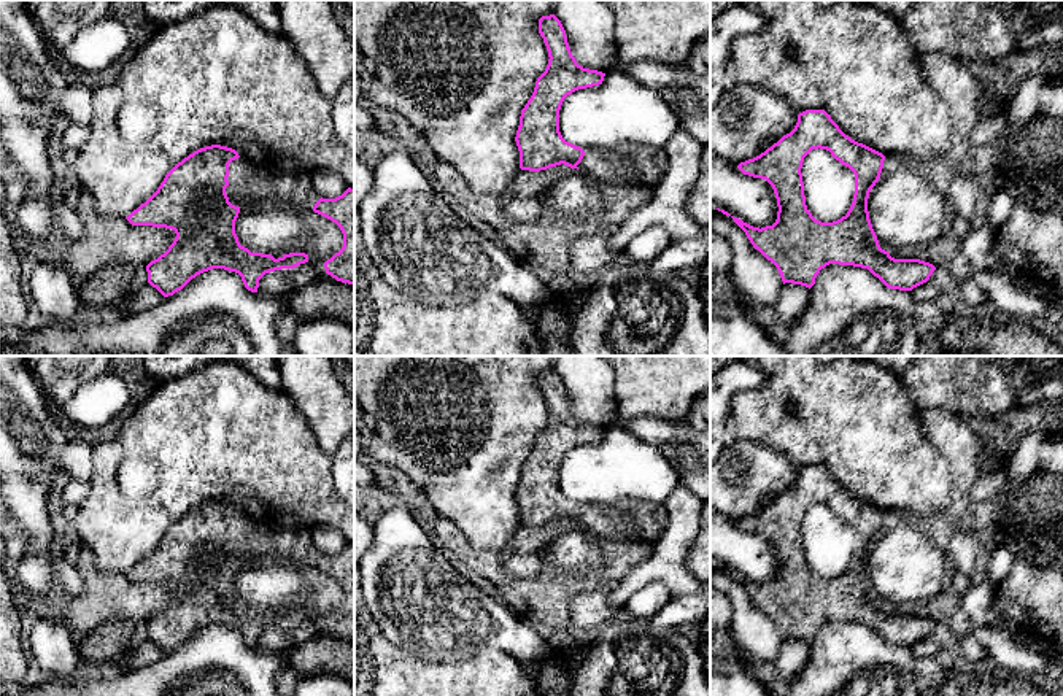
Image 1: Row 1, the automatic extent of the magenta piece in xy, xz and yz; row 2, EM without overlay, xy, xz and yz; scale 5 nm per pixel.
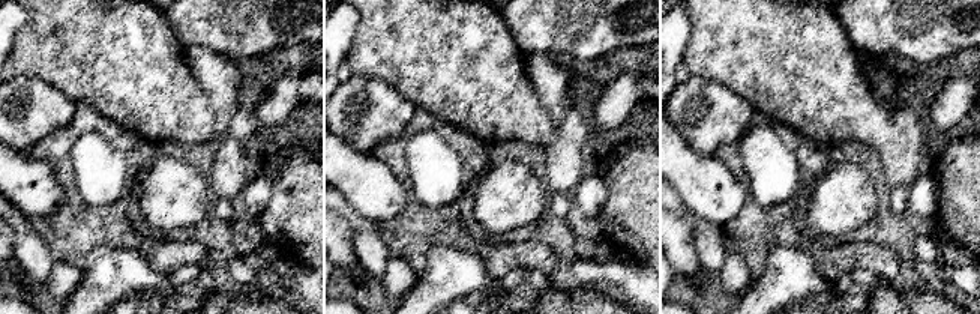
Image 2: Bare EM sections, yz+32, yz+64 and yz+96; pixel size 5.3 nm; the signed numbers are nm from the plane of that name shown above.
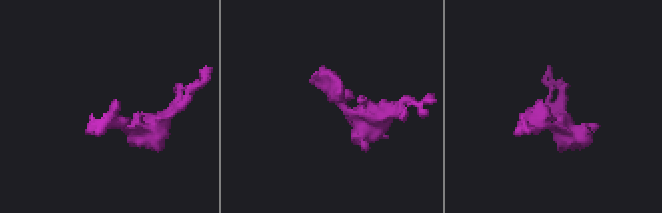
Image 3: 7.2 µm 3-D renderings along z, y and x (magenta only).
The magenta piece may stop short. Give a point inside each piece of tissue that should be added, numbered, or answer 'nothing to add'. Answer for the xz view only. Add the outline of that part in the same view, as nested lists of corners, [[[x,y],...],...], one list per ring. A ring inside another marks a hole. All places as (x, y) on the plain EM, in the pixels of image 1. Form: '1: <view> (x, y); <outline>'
1: xz (607, 520); [[[580,502],[585,507],[580,528],[610,542],[634,539],[634,520],[623,505],[613,502]]]

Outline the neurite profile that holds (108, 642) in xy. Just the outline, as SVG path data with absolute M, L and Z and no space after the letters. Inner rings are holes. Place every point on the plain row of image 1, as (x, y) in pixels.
M113 620L89 629L78 645L83 661L122 663L127 658L135 624Z

